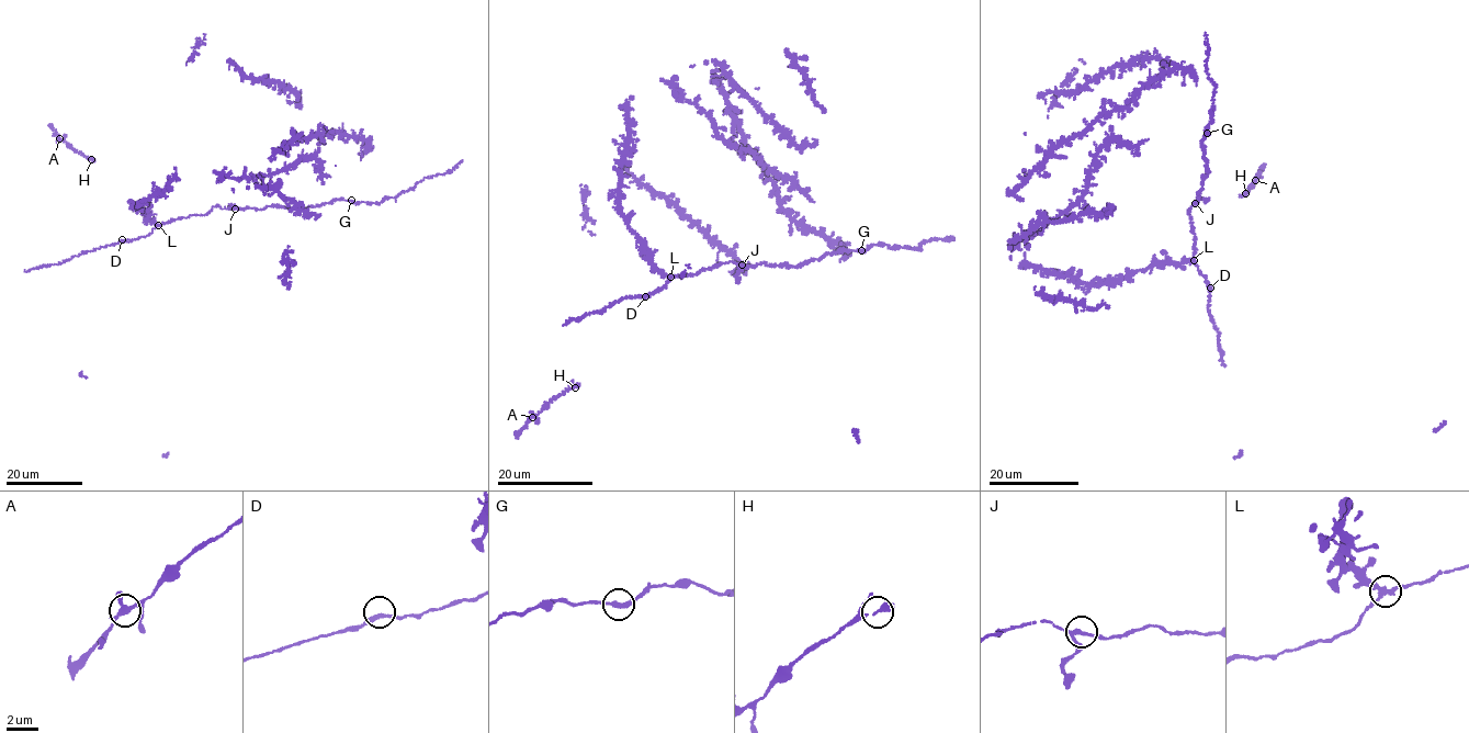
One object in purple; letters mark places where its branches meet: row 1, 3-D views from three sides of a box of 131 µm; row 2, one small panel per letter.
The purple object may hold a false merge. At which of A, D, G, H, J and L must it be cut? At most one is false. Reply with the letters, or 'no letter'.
L

